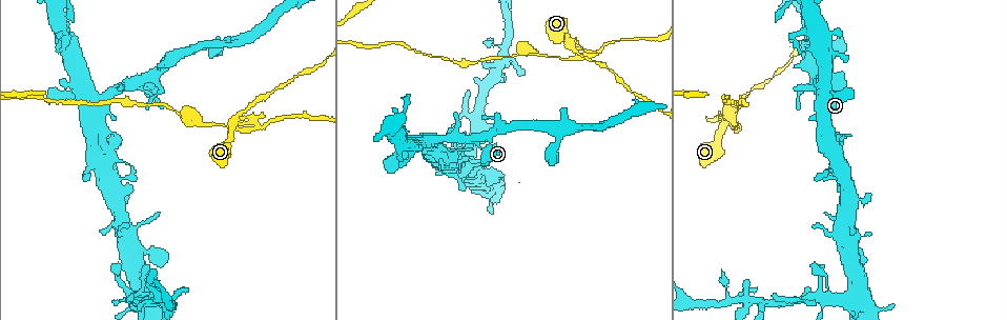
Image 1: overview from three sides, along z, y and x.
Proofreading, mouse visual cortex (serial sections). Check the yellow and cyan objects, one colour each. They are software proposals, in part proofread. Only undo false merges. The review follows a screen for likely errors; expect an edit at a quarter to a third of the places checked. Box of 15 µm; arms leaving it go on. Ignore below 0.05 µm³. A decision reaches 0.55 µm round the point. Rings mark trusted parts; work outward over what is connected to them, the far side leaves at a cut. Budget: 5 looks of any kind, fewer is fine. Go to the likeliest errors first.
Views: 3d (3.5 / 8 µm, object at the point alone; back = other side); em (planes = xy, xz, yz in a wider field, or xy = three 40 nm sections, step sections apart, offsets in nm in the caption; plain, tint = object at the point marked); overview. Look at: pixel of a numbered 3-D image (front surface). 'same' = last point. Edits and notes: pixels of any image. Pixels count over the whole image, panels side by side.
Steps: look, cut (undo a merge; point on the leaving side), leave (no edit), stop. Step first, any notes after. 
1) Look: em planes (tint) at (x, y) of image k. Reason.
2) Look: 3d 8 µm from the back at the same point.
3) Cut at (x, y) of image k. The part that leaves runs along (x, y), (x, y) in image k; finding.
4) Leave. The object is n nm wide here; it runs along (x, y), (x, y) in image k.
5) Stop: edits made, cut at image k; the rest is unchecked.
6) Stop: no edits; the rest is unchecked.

Look: 3d 8 µm at (833, 51) of image 1.

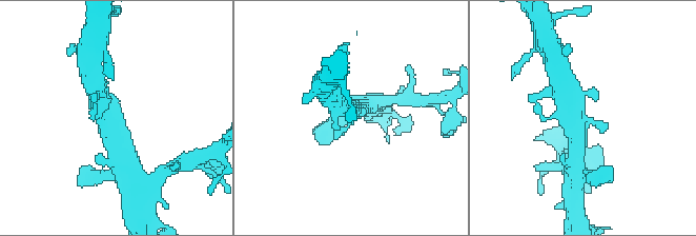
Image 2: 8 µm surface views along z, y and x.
Look: em xy step 1 (tint) at (353, 123) of image 2. Shape alone is not enough.

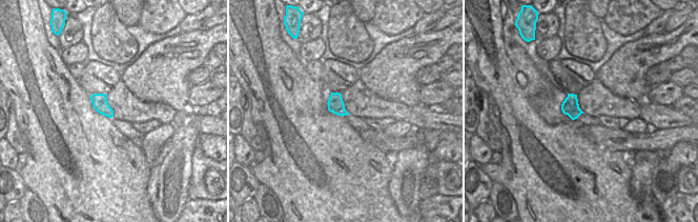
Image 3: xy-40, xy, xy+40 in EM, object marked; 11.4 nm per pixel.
Leave. It runs along (350, 107), (349, 125), (333, 133) in image 2; continuous, no second cell.

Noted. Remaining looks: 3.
Look: em xy step 3 (tint) at (821, 299) of image 1.

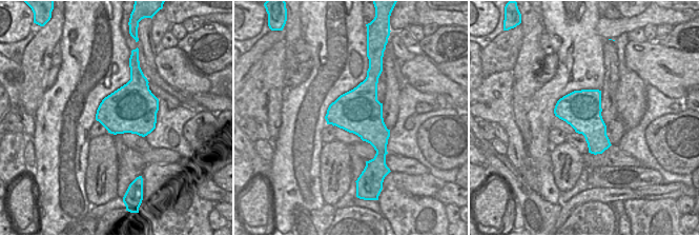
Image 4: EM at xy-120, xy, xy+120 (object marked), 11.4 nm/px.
Look: 3d 3.5 µm at the same point. Wider look.

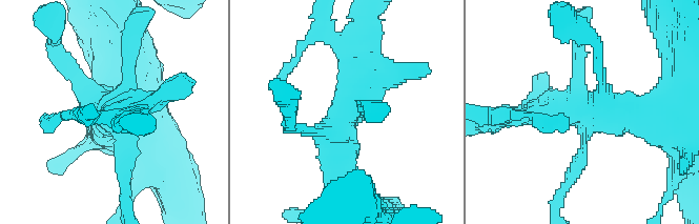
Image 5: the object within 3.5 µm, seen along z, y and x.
Leave. The object is 500 nm wide here; it runs along (342, 186), (362, 52) in image 5; one cell here.

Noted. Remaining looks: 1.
Stop: no edits; the rest is unchecked.

